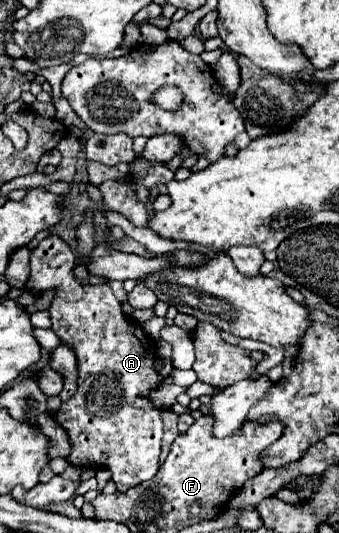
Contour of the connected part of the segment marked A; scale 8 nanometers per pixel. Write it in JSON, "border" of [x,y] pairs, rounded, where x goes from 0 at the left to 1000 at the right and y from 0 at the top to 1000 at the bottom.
{"border":[[[147,439],[147,443],[136,443],[100,469],[94,469],[94,477],[88,477],[88,522],[83,522],[83,529],[77,529],[77,537],[71,540],[118,540],[124,548],[136,548],[136,544],[159,544],[159,563],[153,563],[153,574],[147,574],[147,597],[153,597],[153,619],[177,630],[177,638],[189,642],[189,645],[206,645],[212,653],[218,653],[218,660],[224,660],[224,672],[230,672],[230,698],[236,698],[236,705],[230,705],[230,732],[224,732],[224,739],[201,750],[201,754],[189,754],[183,758],[183,765],[171,769],[171,777],[165,777],[165,788],[177,792],[177,799],[189,799],[195,807],[201,807],[201,818],[206,818],[206,829],[212,829],[212,848],[206,848],[206,856],[201,856],[201,867],[206,871],[218,871],[218,874],[307,874],[307,878],[319,878],[324,886],[330,886],[330,901],[342,904],[342,912],[348,912],[348,923],[372,923],[372,919],[383,919],[389,912],[401,912],[401,908],[413,908],[413,904],[431,904],[431,901],[442,901],[460,886],[466,886],[466,874],[472,874],[472,826],[478,826],[478,773],[472,773],[472,765],[460,765],[454,762],[454,754],[442,750],[442,735],[448,732],[460,732],[466,724],[472,724],[472,717],[478,717],[478,705],[472,705],[472,698],[460,694],[460,642],[437,630],[437,627],[425,627],[425,619],[419,619],[419,612],[407,608],[407,604],[395,604],[395,600],[383,600],[366,585],[360,585],[360,574],[354,574],[354,567],[336,559],[336,552],[330,552],[330,544],[324,544],[324,537],[319,533],[289,533],[289,537],[242,537],[230,525],[224,525],[224,518],[212,514],[212,484],[206,484],[206,462],[177,447],[177,443],[165,443],[165,439]]]}

